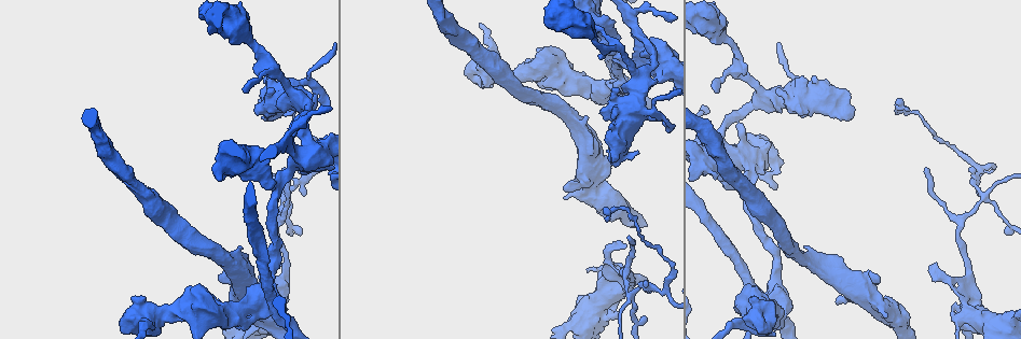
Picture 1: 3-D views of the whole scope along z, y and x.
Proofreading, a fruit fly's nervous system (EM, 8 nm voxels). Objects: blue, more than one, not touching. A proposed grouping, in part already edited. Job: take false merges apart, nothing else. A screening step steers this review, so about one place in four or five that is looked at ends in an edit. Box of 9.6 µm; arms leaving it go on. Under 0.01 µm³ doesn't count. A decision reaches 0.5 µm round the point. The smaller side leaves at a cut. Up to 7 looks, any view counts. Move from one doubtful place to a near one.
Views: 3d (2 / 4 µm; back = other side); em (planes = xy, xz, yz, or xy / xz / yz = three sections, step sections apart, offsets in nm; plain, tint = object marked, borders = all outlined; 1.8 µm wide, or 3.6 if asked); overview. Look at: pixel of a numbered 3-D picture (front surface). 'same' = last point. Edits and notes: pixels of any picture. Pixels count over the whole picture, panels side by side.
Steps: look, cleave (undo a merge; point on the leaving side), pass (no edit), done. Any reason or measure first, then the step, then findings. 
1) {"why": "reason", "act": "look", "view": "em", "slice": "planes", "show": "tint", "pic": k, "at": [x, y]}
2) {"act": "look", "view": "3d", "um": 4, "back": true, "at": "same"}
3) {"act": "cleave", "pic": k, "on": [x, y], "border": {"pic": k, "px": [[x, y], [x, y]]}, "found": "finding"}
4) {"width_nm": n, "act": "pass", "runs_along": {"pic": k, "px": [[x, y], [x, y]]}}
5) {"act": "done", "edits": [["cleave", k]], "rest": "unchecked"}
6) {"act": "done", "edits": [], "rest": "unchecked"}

{"why": "sharp bend", "act": "look", "view": "3d", "um": 4, "pic": 1, "at": [955, 293]}

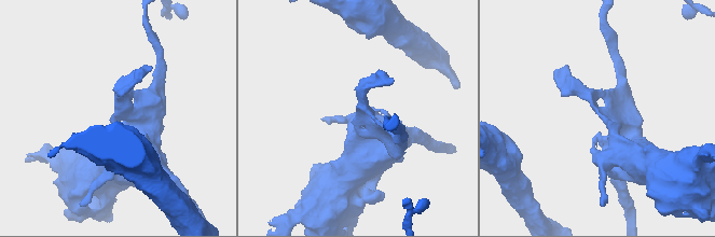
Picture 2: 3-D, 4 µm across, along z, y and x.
{"act": "look", "view": "em", "slice": "xy", "step": 4, "show": "tint", "pic": 2, "at": [602, 116]}

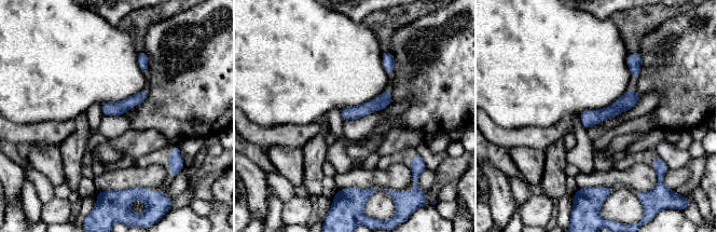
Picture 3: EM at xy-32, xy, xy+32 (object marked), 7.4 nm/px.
{"width_nm": 100, "act": "pass", "runs_along": {"pic": 3, "px": [[635, 95], [585, 124]]}, "found": "continuous, no second neuron"}

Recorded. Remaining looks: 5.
{"act": "look", "view": "3d", "um": 4, "back": true, "pic": 1, "at": [586, 176]}

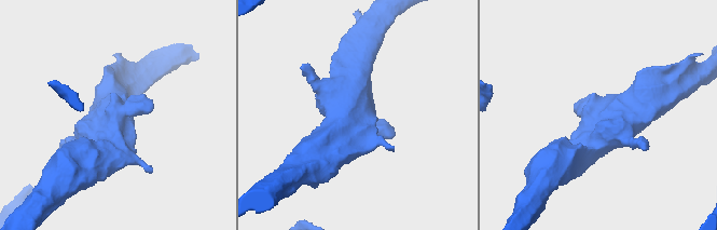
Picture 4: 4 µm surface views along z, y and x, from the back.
{"why": "now the EM", "act": "look", "view": "em", "um": 3.6, "slice": "xy", "step": 16, "show": "tint", "pic": 4, "at": [357, 111]}

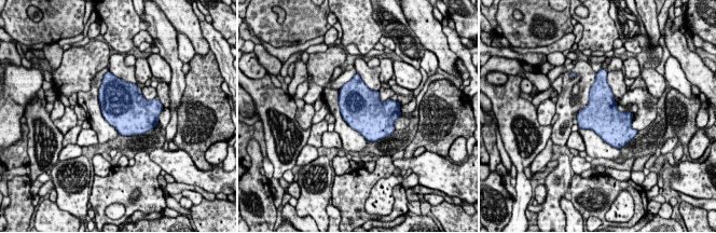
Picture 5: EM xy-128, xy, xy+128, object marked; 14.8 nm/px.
{"act": "pass", "found": "one neuron here"}

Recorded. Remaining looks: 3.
{"why": "calibre changes", "act": "look", "view": "em", "slice": "planes", "show": "tint", "pic": 1, "at": [607, 89]}

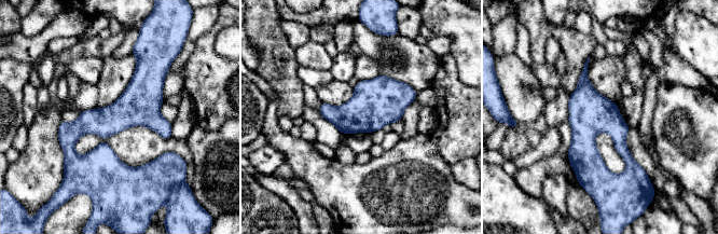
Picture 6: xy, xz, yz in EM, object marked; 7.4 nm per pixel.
{"act": "pass", "runs_along": {"pic": 6, "px": [[136, 52], [142, 93], [104, 132], [114, 179]]}, "found": "continuous, no second neuron"}

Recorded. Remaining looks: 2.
{"act": "done", "edits": [], "rest": "unchecked"}

